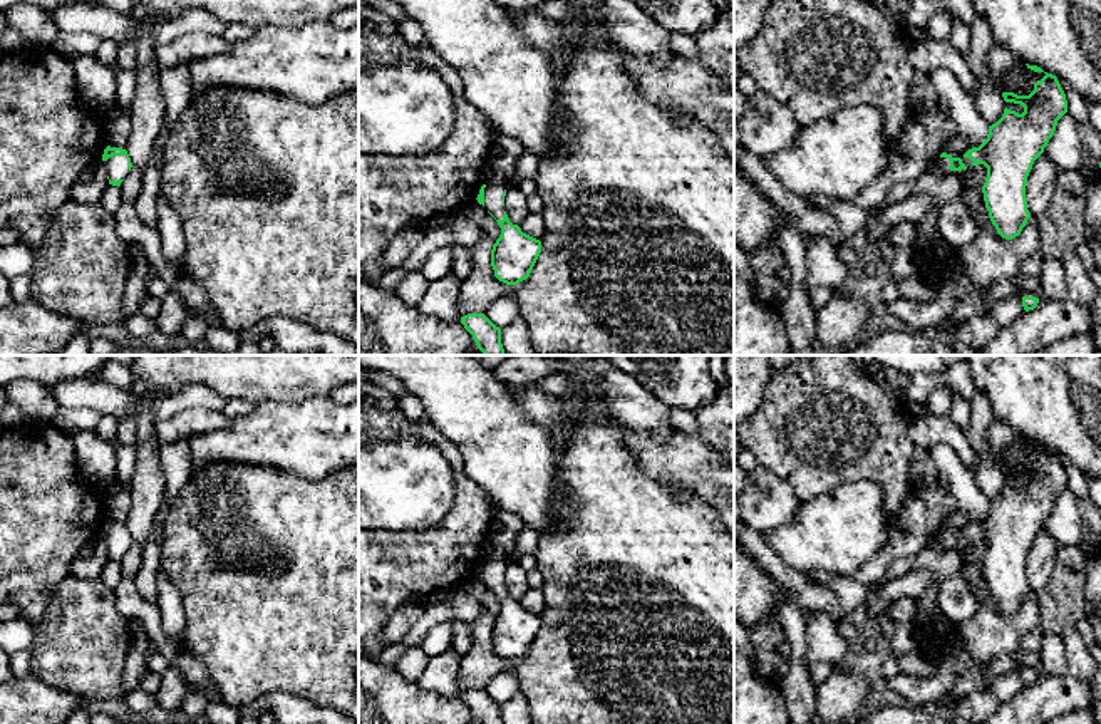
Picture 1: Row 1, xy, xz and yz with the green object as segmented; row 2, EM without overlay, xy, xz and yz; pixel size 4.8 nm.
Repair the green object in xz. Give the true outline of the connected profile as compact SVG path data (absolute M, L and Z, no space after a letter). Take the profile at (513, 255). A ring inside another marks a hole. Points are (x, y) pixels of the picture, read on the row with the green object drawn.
M488 166L483 169L484 184L479 189L478 203L498 221L501 235L491 250L494 277L506 285L518 285L526 280L541 253L541 241L523 233L513 225L504 211L506 184L499 174Z

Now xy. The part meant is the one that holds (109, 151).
M107 146L104 149L102 161L106 163L109 184L121 186L132 168L127 151L122 147Z

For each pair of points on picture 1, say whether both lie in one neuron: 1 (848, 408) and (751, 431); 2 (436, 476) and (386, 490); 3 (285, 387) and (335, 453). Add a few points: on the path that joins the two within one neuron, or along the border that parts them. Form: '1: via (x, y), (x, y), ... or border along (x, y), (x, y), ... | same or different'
1: via (825, 423), (810, 431), (775, 431) | same
2: via (424, 481), (398, 485) | same
3: border along (329, 394), (302, 401), (260, 399), (257, 403) | different

